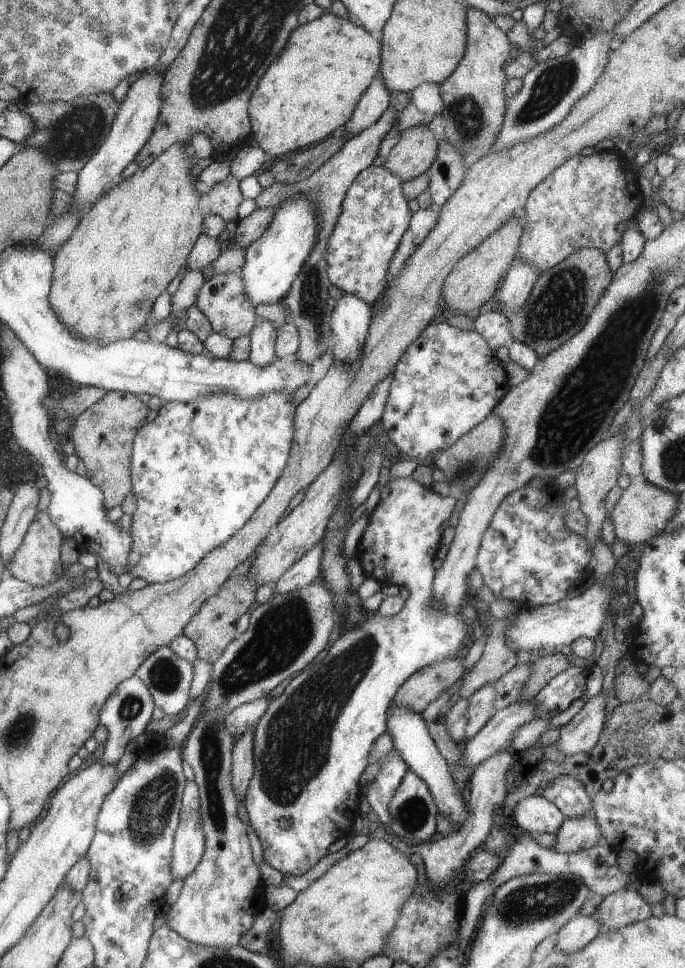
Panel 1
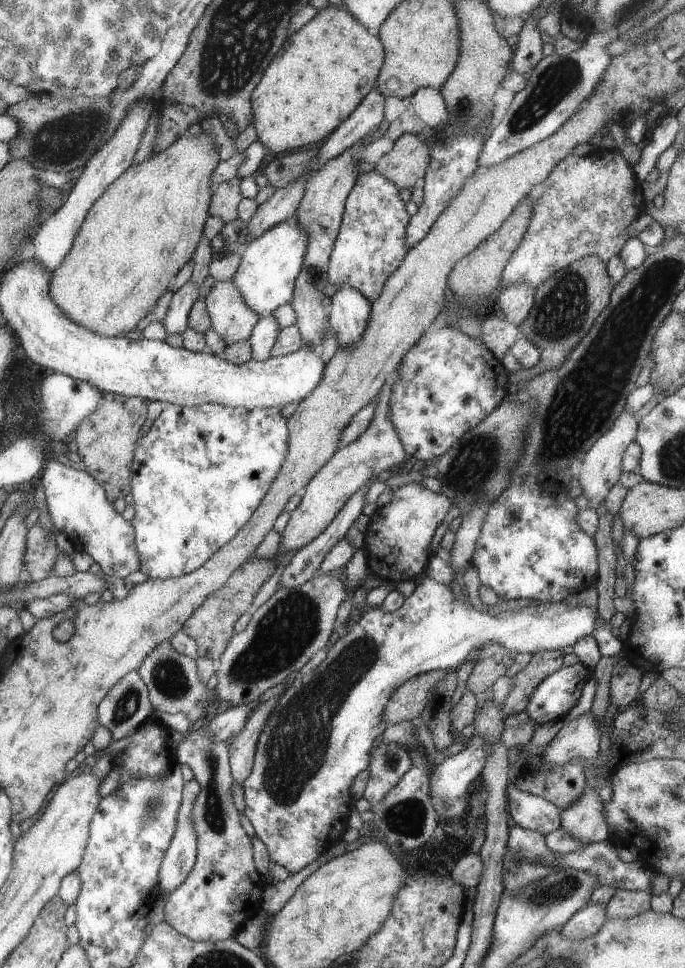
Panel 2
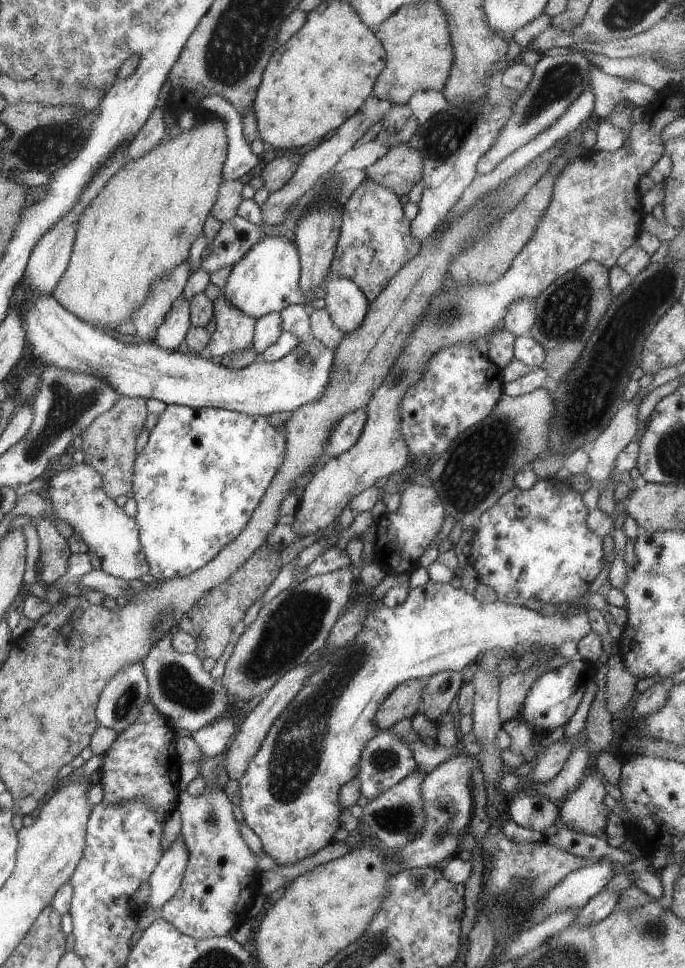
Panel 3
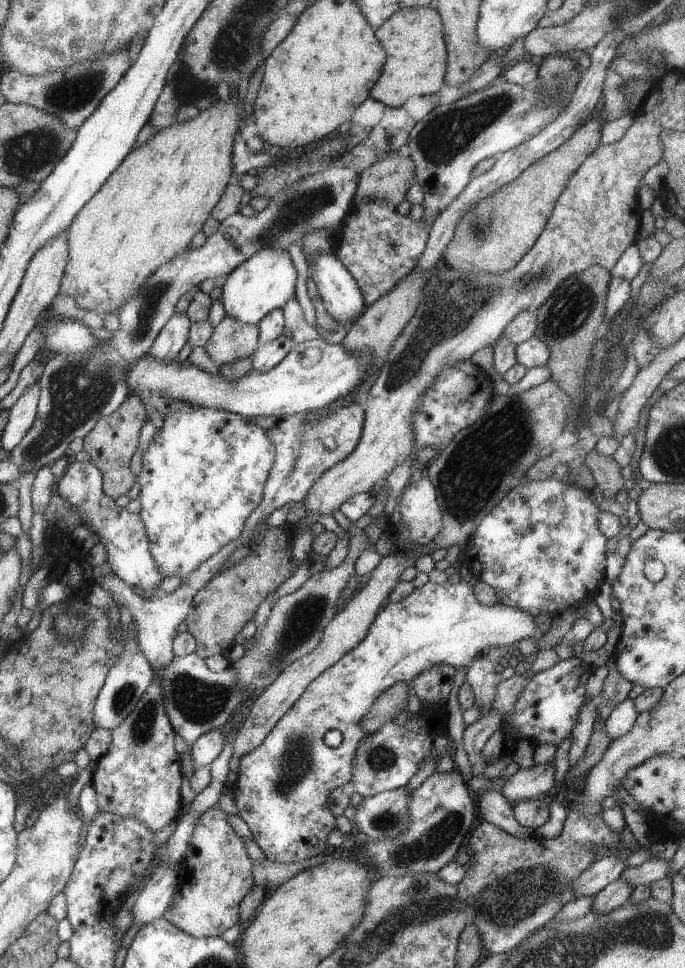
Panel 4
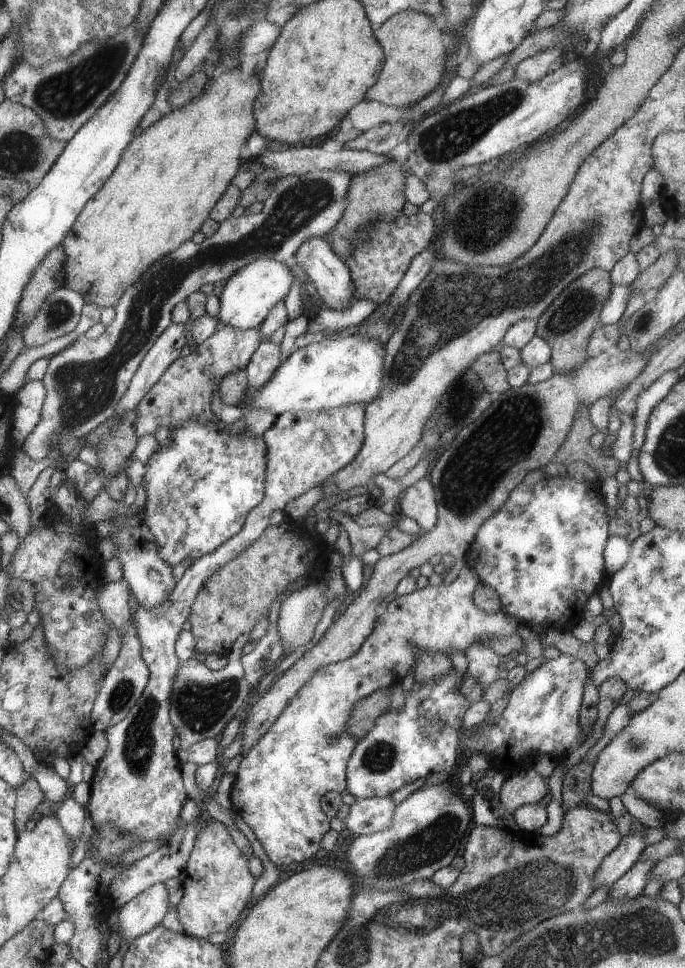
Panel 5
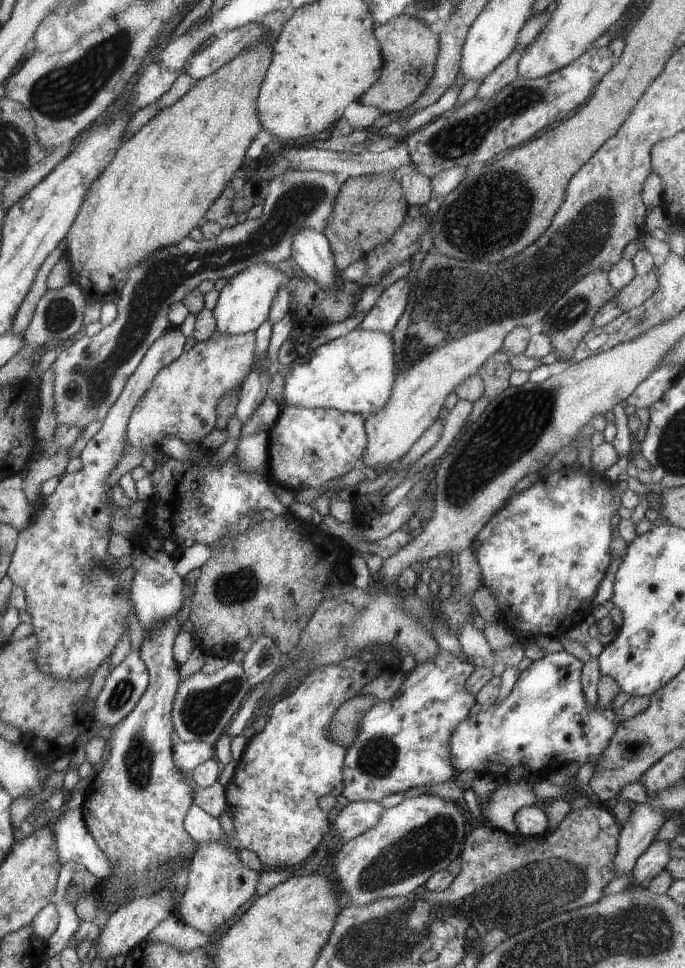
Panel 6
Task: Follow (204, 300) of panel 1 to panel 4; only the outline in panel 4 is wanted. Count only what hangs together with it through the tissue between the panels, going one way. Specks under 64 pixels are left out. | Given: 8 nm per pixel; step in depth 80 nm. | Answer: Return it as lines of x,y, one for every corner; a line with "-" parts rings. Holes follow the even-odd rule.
224,318
213,328
213,332
203,347
209,360
217,367
225,362
235,362
247,358
257,348
258,331
253,324
233,322
233,318

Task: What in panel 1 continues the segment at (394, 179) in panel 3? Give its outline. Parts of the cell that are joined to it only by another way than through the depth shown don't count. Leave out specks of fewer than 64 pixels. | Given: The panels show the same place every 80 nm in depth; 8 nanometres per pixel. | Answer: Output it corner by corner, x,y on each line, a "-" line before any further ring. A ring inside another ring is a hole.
417,125
401,132
397,144
381,164
402,182
408,181
430,167
437,147
437,140
429,127

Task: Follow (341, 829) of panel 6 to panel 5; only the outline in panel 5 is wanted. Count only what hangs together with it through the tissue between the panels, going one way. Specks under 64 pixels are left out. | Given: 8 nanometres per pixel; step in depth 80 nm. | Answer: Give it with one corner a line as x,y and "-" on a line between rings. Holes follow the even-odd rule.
389,794
357,799
355,804
350,806
347,817
343,819
343,825
352,837
369,835
389,827
395,810
396,806

